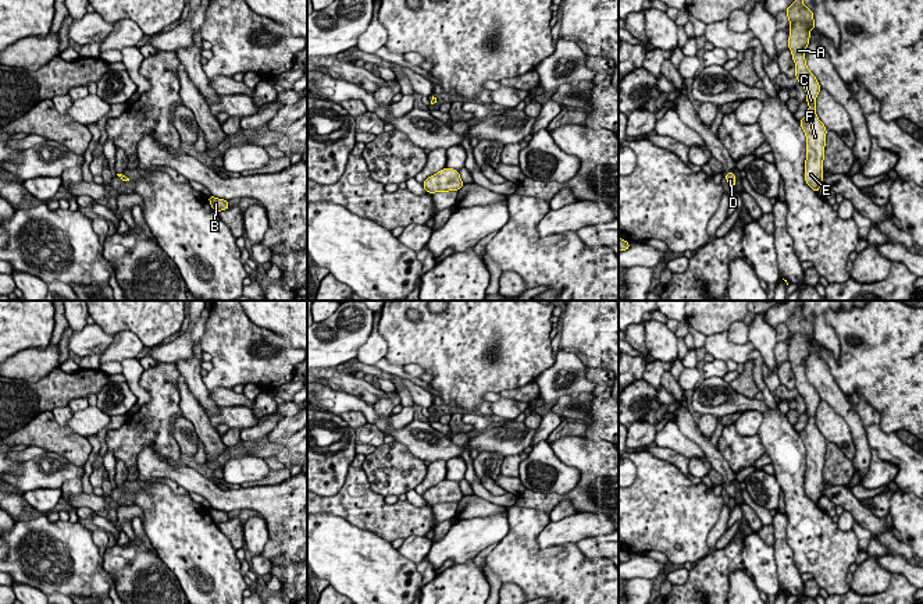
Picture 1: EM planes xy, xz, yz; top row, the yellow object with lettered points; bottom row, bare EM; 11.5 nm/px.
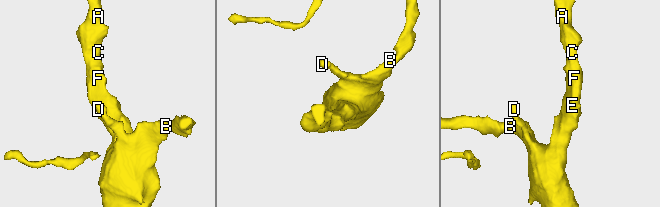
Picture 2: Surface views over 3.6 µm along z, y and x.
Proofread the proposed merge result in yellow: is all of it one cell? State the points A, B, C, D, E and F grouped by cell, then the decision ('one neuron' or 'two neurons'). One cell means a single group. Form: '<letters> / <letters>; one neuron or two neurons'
A B C D E F; one neuron

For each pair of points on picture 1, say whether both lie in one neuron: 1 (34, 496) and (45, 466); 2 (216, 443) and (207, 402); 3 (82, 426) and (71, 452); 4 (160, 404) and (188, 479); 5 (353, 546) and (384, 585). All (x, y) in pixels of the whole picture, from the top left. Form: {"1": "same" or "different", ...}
{"1": "different", "2": "different", "3": "different", "4": "different", "5": "same"}

